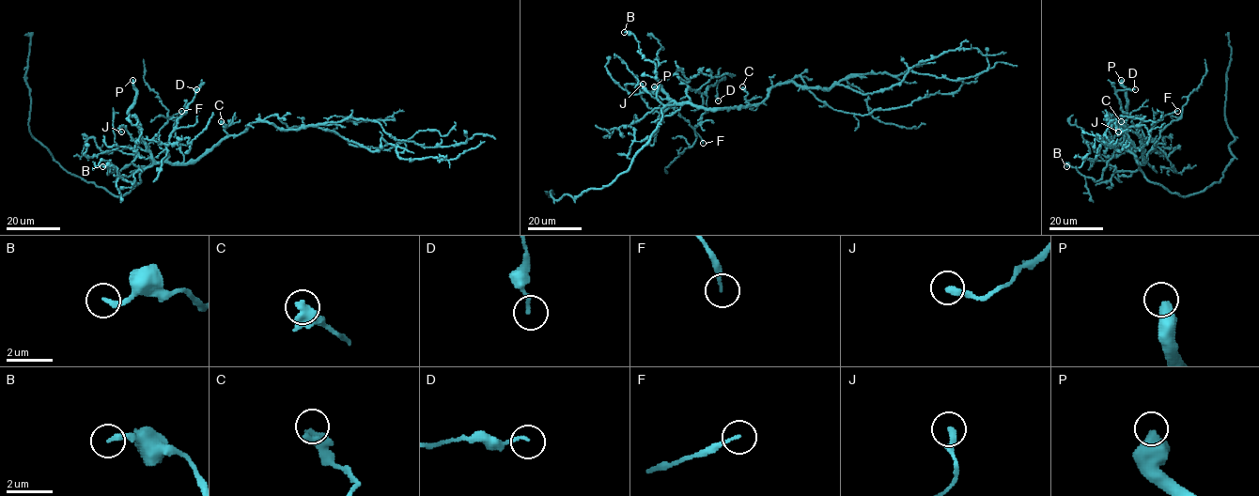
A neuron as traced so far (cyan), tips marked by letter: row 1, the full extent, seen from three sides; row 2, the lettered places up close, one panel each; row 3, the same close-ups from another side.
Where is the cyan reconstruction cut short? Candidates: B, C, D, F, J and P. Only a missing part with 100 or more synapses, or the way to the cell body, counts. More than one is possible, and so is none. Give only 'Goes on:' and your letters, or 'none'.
Goes on: P

